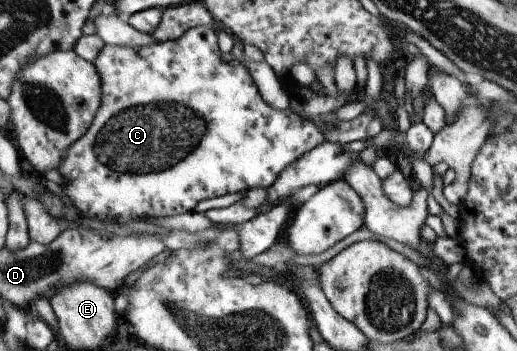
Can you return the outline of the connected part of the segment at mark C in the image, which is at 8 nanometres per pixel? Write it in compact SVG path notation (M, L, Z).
M196 26L187 30L181 38L160 42L147 46L147 48L125 48L122 46L105 45L104 49L93 61L97 70L101 74L101 80L104 81L104 103L101 104L101 110L97 112L96 119L92 127L85 136L82 136L69 151L59 172L65 178L65 186L61 190L73 202L75 208L85 218L97 218L103 222L119 222L119 224L131 224L131 222L148 222L149 218L168 219L170 216L177 216L186 212L195 210L195 206L201 200L209 198L219 198L225 194L235 192L247 192L253 188L268 189L277 182L281 172L285 168L295 164L307 152L312 151L311 134L309 132L297 132L297 126L293 128L293 120L285 120L283 112L269 106L263 98L259 86L251 78L249 70L239 64L237 60L223 60L224 53L220 49L218 40L219 27L214 26Z

